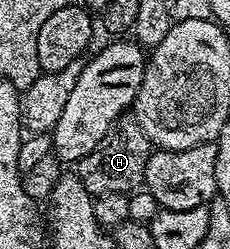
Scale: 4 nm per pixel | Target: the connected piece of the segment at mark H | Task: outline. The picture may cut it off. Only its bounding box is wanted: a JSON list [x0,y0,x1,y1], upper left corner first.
[77,115,152,198]

